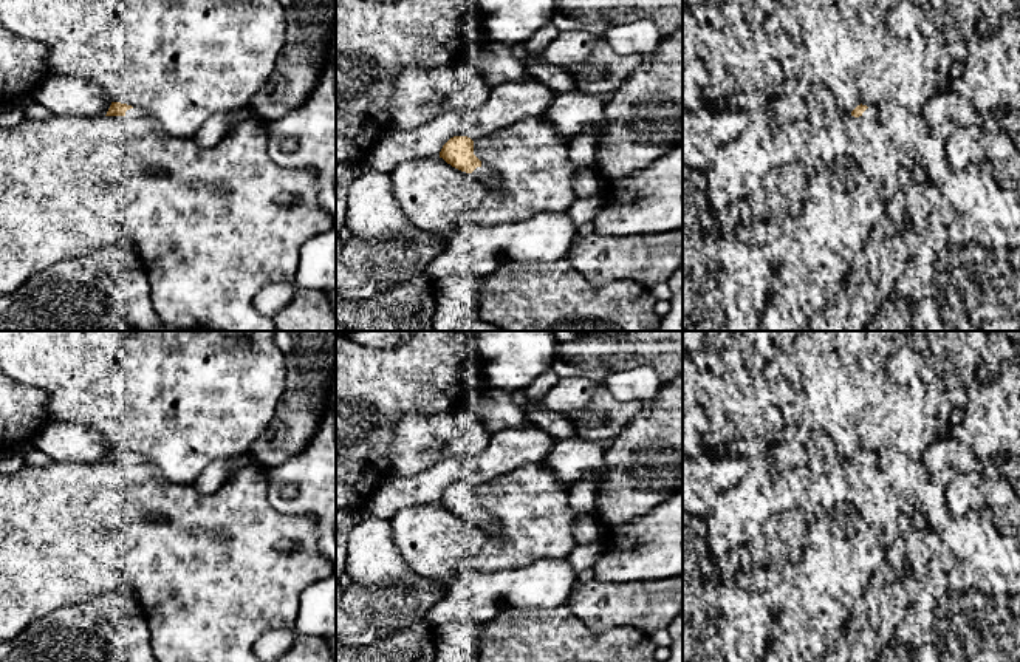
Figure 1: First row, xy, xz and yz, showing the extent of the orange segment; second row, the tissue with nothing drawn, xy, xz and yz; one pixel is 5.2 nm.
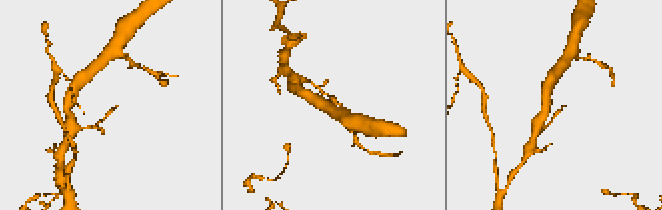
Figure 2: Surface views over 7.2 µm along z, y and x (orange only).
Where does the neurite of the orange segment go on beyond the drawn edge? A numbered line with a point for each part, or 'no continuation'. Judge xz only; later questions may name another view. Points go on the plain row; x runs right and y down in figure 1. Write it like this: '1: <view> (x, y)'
1: xz (488, 525)

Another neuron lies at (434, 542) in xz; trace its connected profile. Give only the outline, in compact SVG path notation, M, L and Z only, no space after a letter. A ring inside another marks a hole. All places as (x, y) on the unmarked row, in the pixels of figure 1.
M440 503L410 504L388 517L393 540L410 569L427 580L450 580L478 552L484 532Z

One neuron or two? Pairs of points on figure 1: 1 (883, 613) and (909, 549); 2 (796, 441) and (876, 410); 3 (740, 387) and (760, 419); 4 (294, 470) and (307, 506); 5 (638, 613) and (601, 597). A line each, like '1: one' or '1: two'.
1: one
2: one
3: one
4: one
5: one

